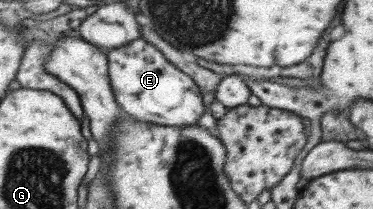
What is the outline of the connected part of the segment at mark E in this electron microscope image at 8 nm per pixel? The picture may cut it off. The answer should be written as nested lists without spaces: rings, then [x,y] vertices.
[[[139,38],[106,51],[106,55],[115,100],[135,120],[159,126],[187,128],[195,126],[201,114],[207,110],[195,80],[170,63],[153,43]]]

